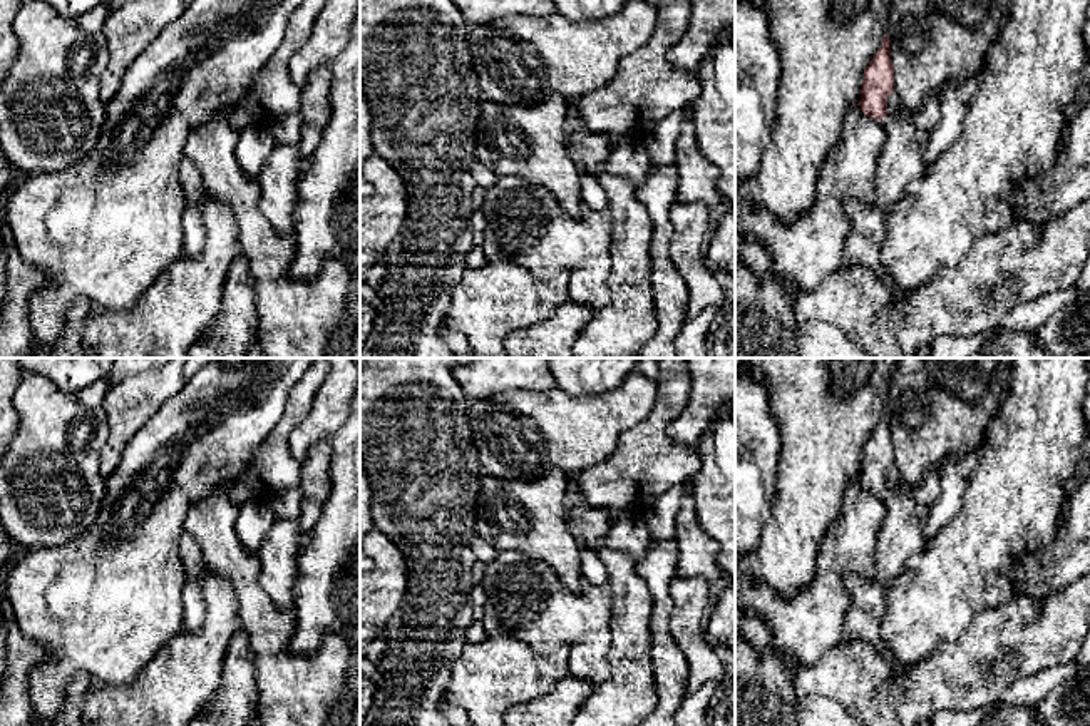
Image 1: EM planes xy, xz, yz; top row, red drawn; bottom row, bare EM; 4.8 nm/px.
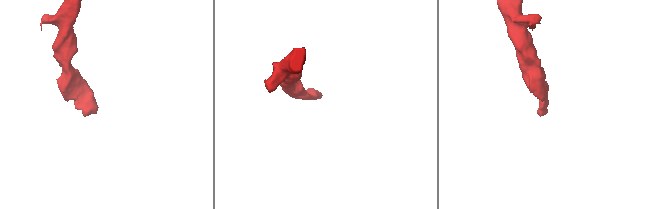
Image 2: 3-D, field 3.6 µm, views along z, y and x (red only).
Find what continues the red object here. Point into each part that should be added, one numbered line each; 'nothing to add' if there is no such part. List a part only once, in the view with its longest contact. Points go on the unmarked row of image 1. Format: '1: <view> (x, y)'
1: yz (901, 537)

